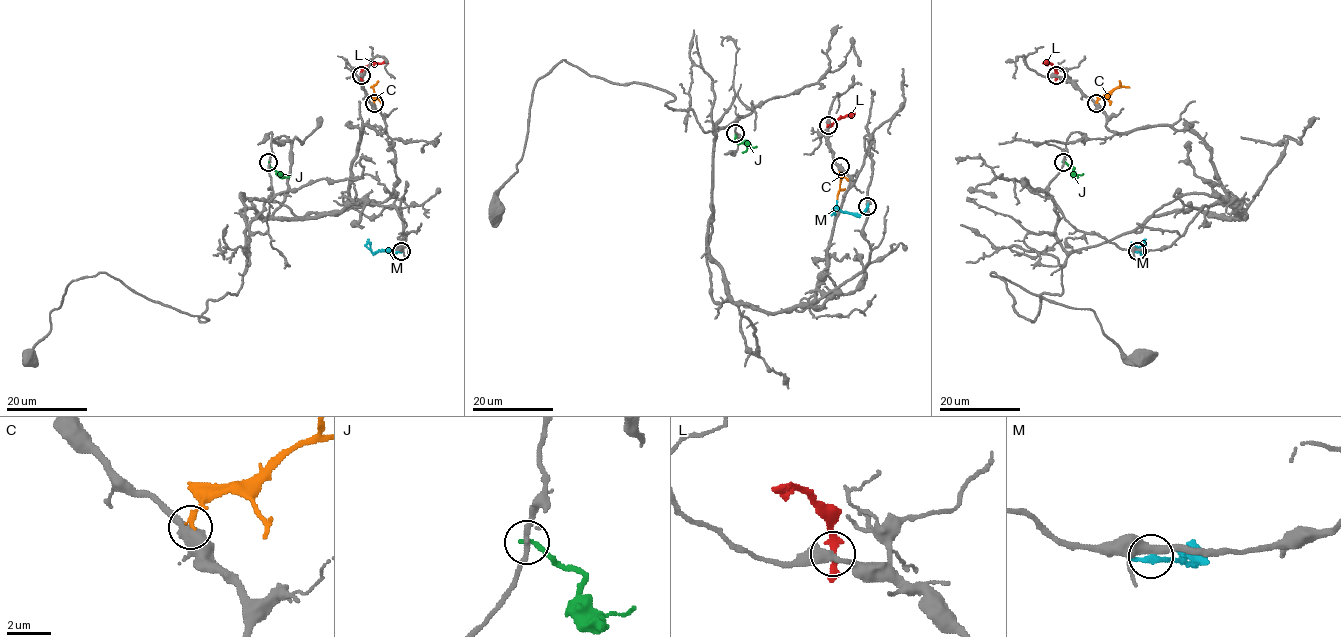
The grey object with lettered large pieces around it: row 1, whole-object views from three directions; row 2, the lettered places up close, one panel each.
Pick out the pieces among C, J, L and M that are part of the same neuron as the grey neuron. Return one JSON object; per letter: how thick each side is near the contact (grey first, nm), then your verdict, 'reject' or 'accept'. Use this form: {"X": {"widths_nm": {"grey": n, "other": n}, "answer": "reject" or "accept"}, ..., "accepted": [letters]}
{"C": {"widths_nm": {"grey": 500, "other": 190}, "answer": "reject"}, "J": {"widths_nm": {"grey": 220, "other": 240}, "answer": "reject"}, "L": {"widths_nm": {"grey": 380, "other": 360}, "answer": "reject"}, "M": {"widths_nm": {"grey": 440, "other": 340}, "answer": "reject"}, "accepted": []}

